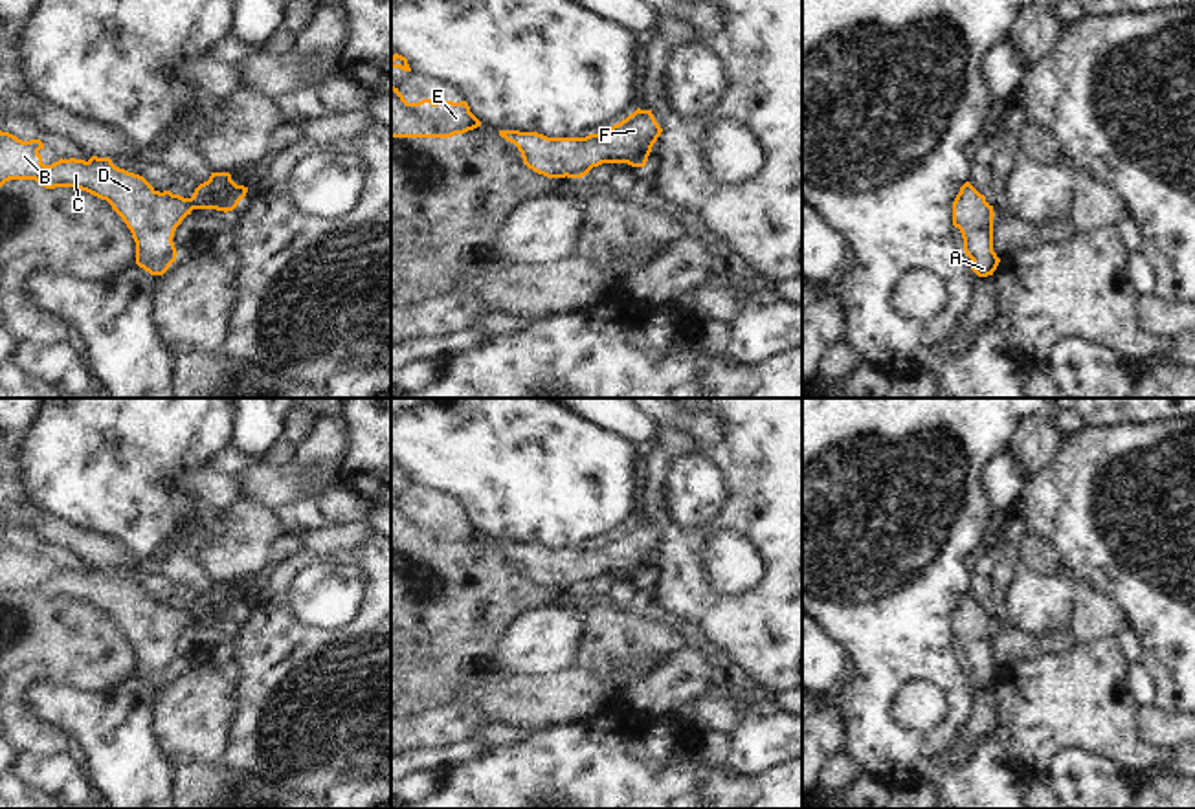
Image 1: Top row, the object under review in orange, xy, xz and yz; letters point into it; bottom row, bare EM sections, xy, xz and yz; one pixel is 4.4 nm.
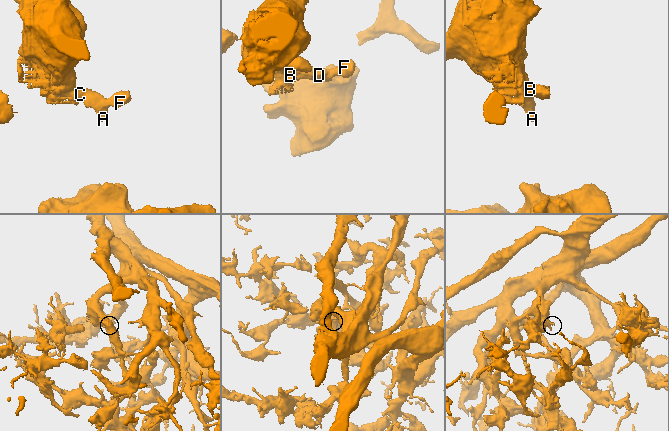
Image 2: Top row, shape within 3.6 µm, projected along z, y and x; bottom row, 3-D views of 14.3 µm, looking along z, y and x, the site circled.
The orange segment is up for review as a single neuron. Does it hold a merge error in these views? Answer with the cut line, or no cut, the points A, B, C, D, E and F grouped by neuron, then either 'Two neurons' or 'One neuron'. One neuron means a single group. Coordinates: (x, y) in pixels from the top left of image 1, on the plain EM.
No split. Groups: A B C D E F. One neuron.

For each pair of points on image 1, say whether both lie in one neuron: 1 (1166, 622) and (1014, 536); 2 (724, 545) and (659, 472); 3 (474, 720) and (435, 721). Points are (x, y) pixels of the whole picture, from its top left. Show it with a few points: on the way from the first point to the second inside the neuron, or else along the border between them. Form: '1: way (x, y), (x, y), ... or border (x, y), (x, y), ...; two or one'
1: way (1129, 584), (1069, 523), (1052, 523); one
2: border (748, 536), (709, 540), (714, 578); two
3: way (465, 721), (445, 721); one

